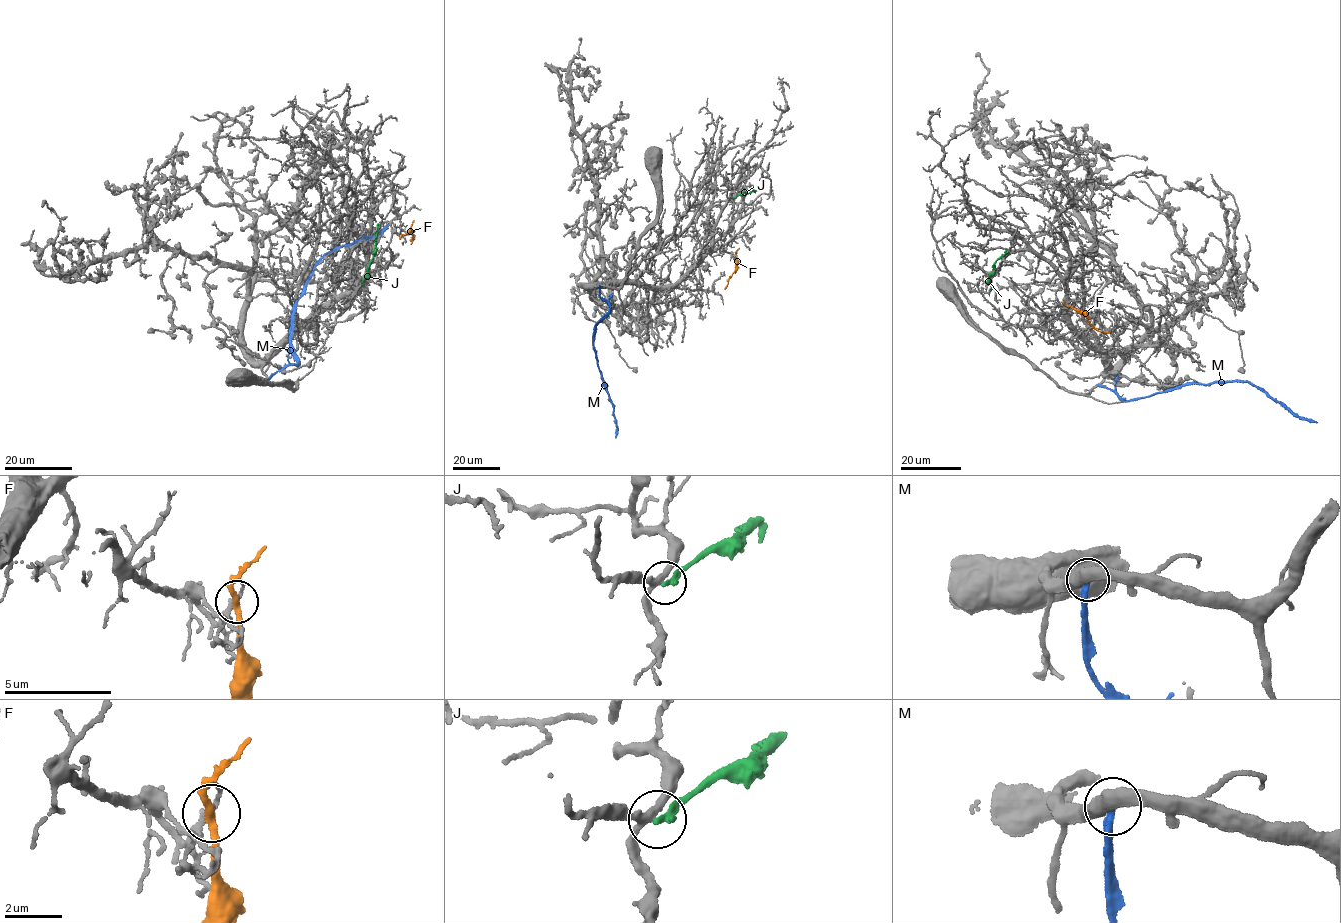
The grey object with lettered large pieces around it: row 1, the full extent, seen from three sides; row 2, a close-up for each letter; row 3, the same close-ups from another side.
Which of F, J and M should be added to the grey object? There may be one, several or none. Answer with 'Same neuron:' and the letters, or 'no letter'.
Same neuron: no letter

